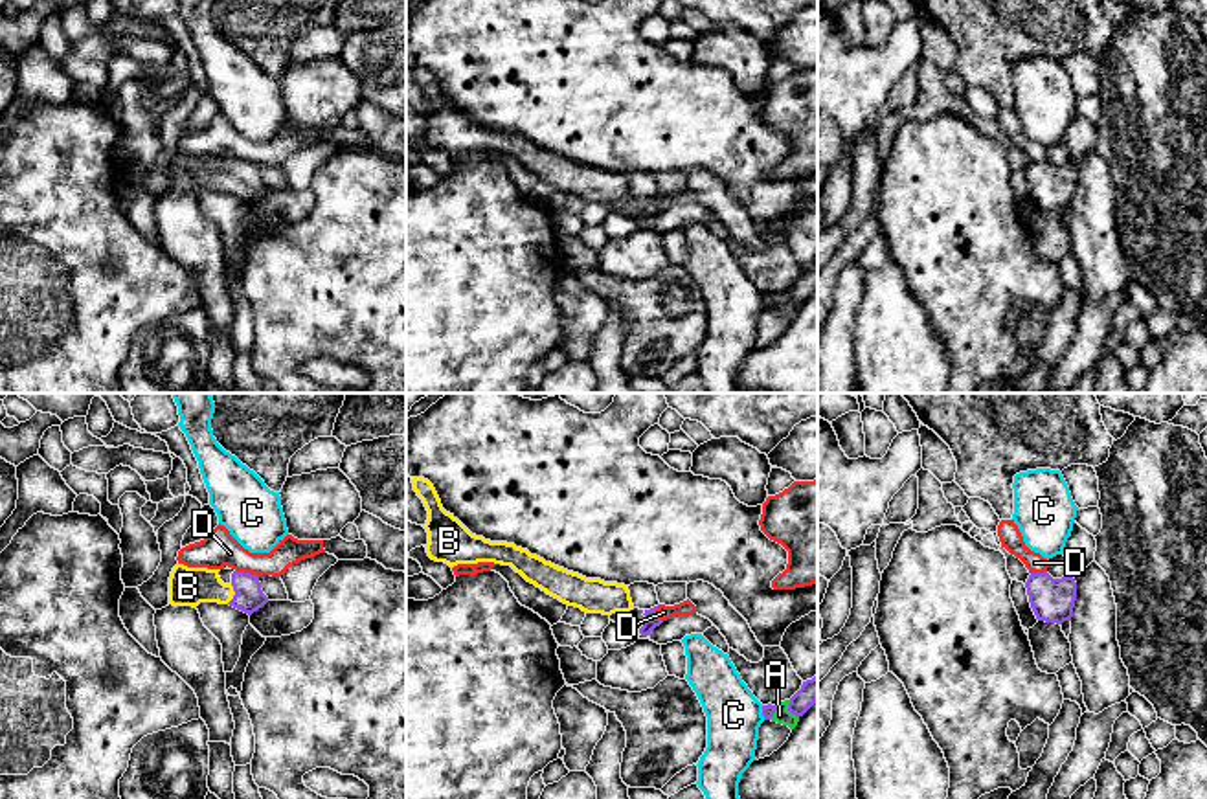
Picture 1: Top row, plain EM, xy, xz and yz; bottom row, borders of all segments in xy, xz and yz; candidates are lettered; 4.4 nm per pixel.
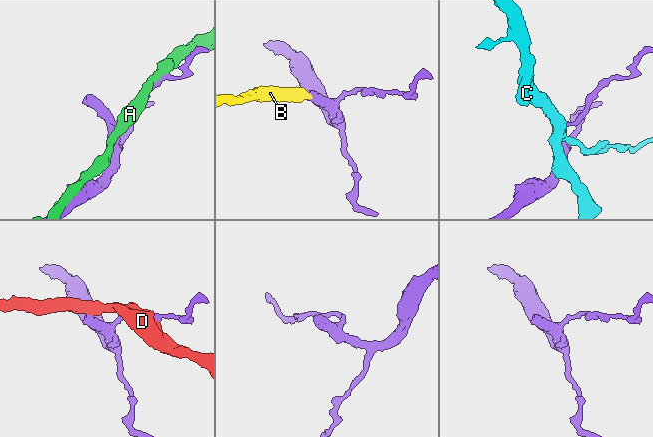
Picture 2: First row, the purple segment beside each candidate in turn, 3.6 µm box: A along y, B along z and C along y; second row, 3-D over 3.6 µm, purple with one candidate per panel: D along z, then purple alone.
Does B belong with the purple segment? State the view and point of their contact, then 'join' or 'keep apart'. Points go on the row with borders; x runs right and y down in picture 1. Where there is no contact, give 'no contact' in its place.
contact xy (236, 594); join

